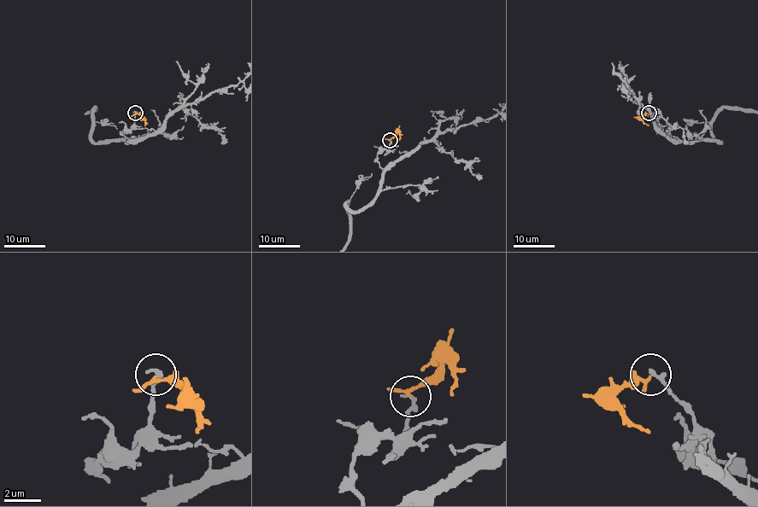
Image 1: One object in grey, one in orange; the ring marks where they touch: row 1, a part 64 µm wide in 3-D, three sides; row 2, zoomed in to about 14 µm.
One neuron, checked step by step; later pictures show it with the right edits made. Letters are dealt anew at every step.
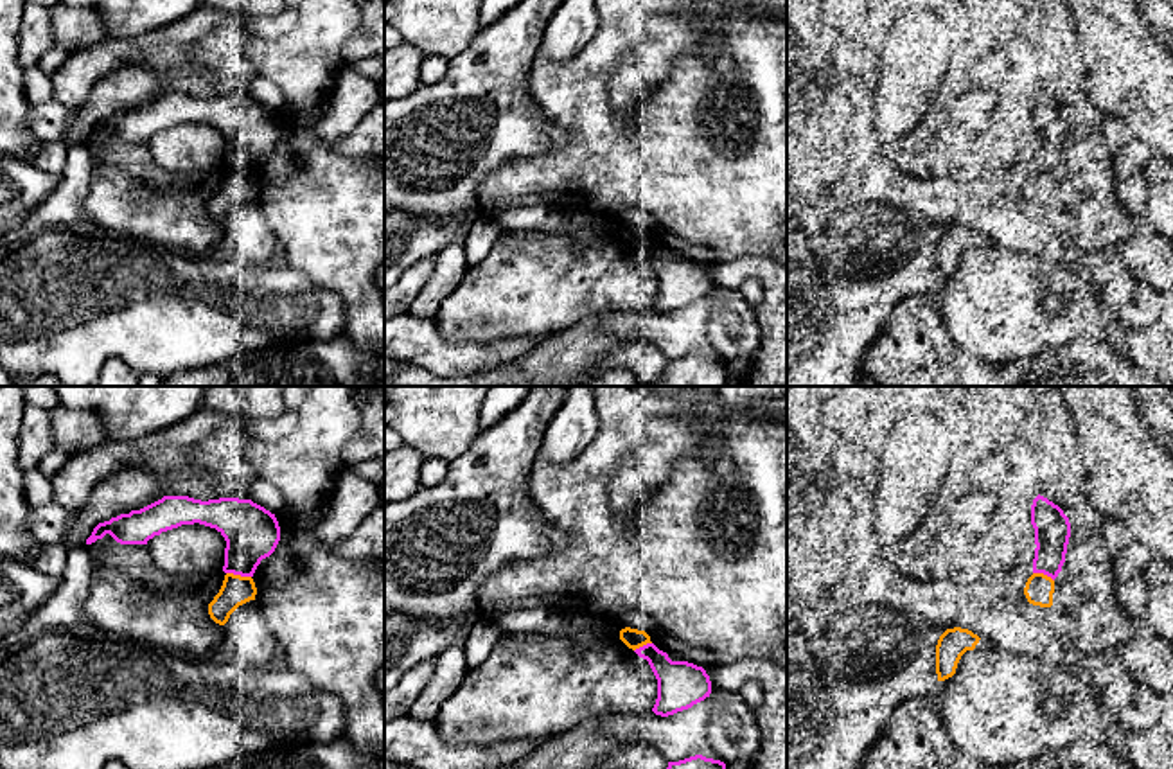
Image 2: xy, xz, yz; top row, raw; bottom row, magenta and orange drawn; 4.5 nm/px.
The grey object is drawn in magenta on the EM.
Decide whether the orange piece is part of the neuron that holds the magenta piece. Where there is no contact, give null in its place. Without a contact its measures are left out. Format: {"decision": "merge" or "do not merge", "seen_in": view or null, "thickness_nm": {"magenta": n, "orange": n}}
{"decision": "do not merge", "seen_in": "xy", "thickness_nm": {"magenta": 240, "orange": 140}}

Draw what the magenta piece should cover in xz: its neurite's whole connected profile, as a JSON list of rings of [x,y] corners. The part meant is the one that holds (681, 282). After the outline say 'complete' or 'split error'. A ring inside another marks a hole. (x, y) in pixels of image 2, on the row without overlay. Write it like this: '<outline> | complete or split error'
[[[647,241],[634,250],[648,259],[657,277],[657,296],[652,305],[656,313],[668,314],[710,295],[711,278],[702,264],[672,259],[654,241]]] | complete

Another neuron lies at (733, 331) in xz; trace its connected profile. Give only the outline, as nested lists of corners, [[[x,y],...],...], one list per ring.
[[[719,284],[710,291],[706,338],[724,361],[756,356],[760,325],[736,284]]]

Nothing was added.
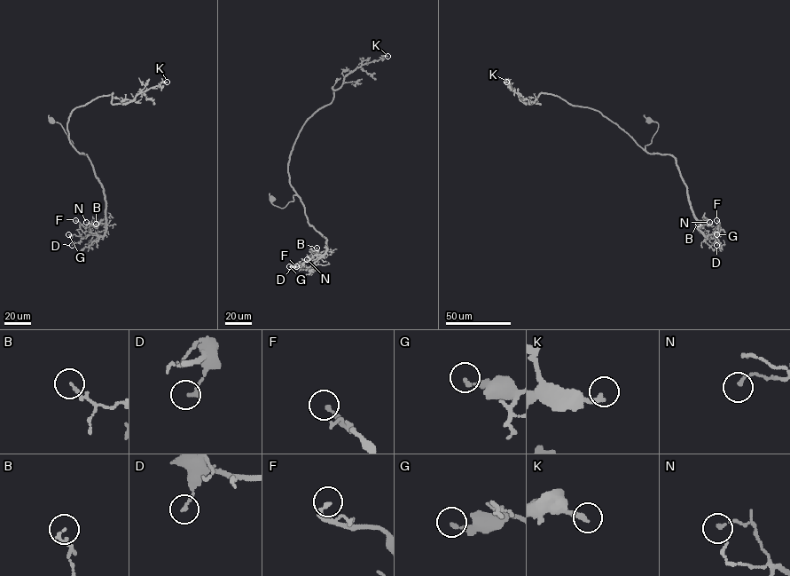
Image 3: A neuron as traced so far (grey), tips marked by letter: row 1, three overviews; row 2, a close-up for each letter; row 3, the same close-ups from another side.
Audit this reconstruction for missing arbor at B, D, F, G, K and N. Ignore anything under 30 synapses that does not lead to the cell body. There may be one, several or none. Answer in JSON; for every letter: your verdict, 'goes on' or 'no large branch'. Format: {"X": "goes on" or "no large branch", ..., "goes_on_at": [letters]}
{"B": "no large branch", "D": "no large branch", "F": "no large branch", "G": "no large branch", "K": "no large branch", "N": "no large branch", "goes_on_at": []}

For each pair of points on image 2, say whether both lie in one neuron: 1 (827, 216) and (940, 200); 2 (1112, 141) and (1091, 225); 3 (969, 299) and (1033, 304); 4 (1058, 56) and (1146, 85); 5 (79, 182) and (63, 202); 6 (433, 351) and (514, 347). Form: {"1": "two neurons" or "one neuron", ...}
{"1": "one neuron", "2": "two neurons", "3": "one neuron", "4": "two neurons", "5": "one neuron", "6": "one neuron"}

